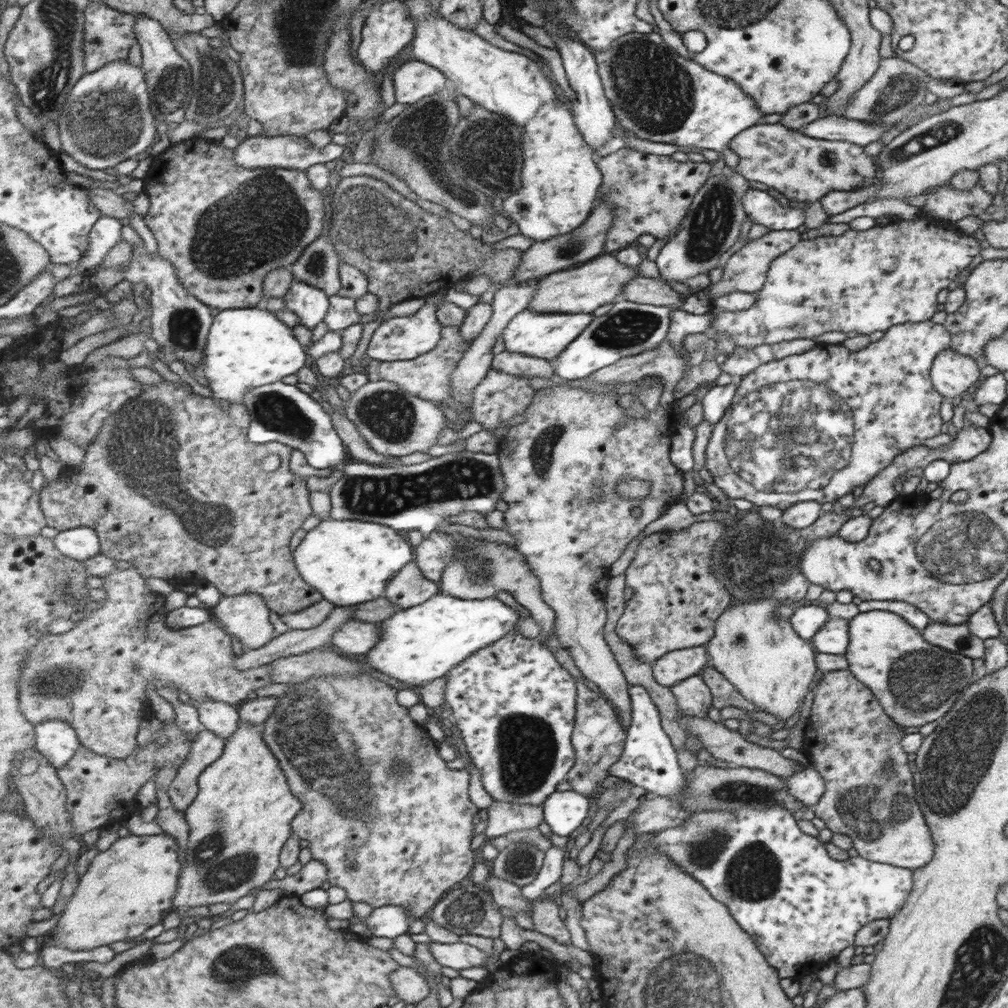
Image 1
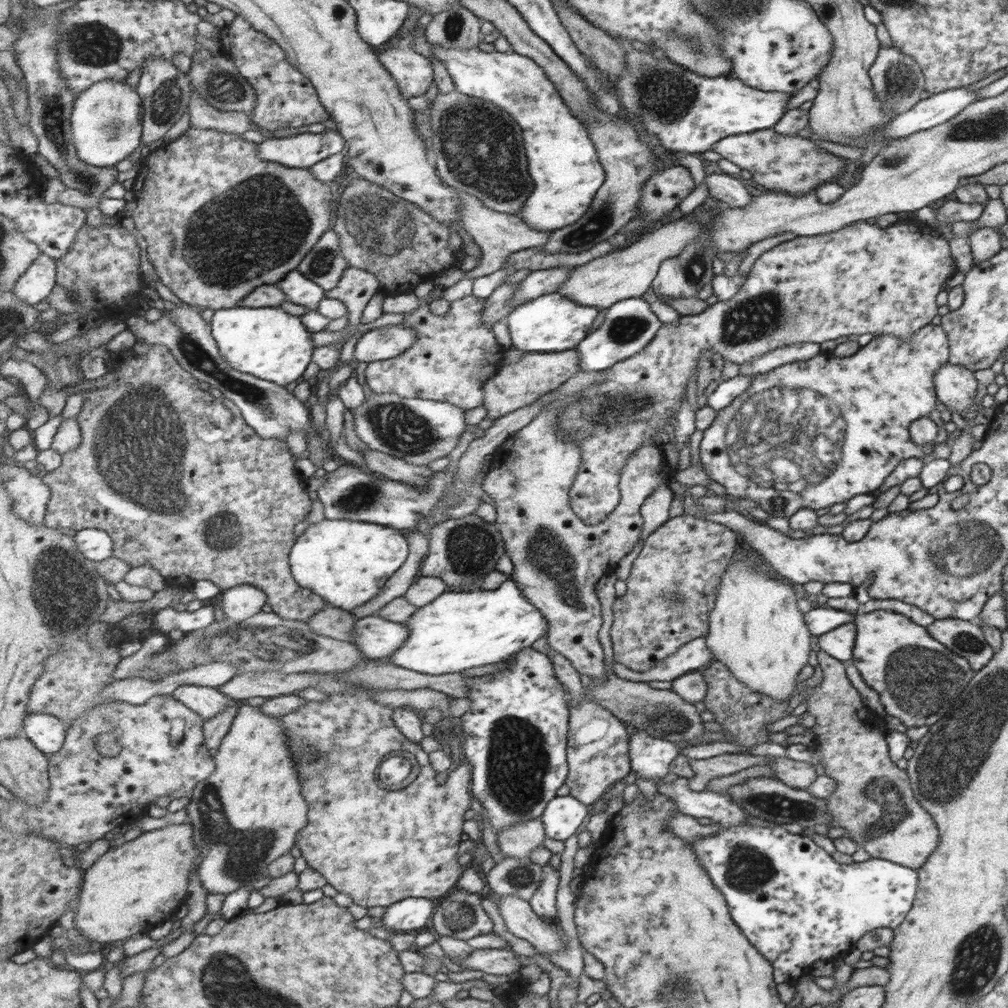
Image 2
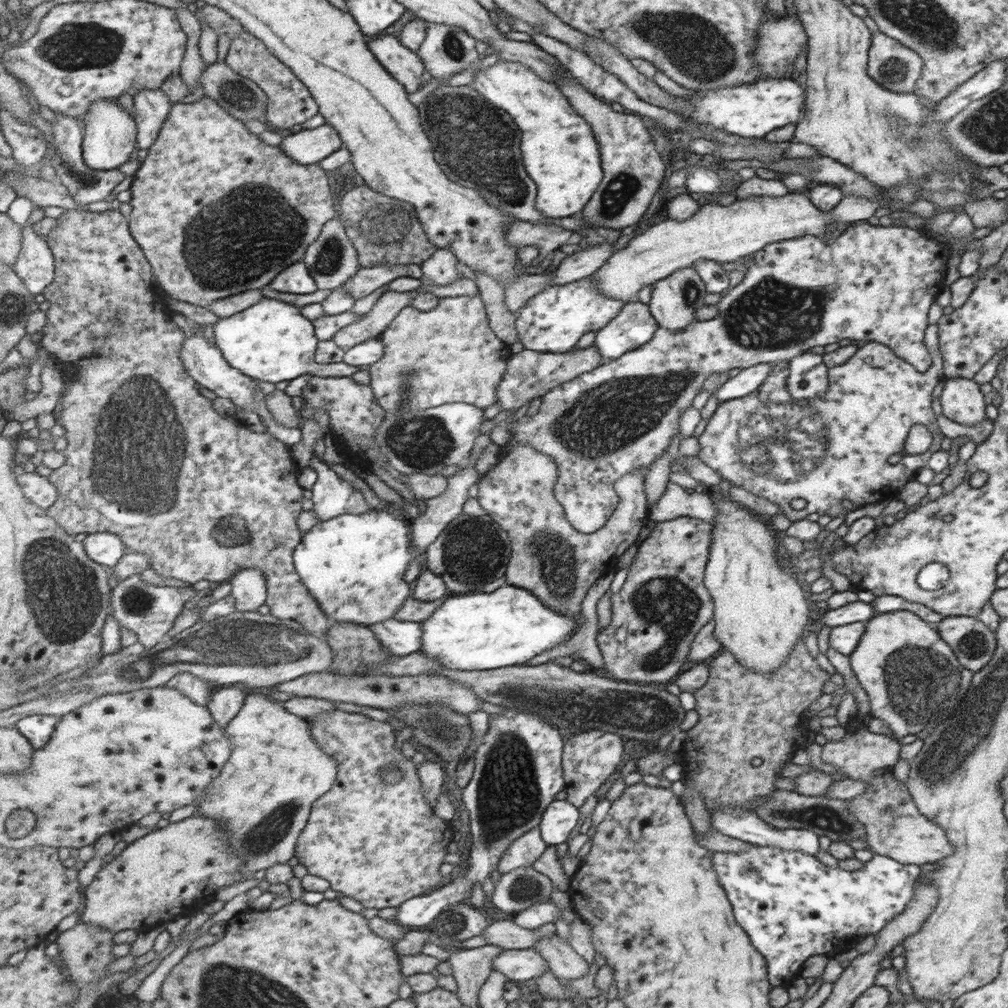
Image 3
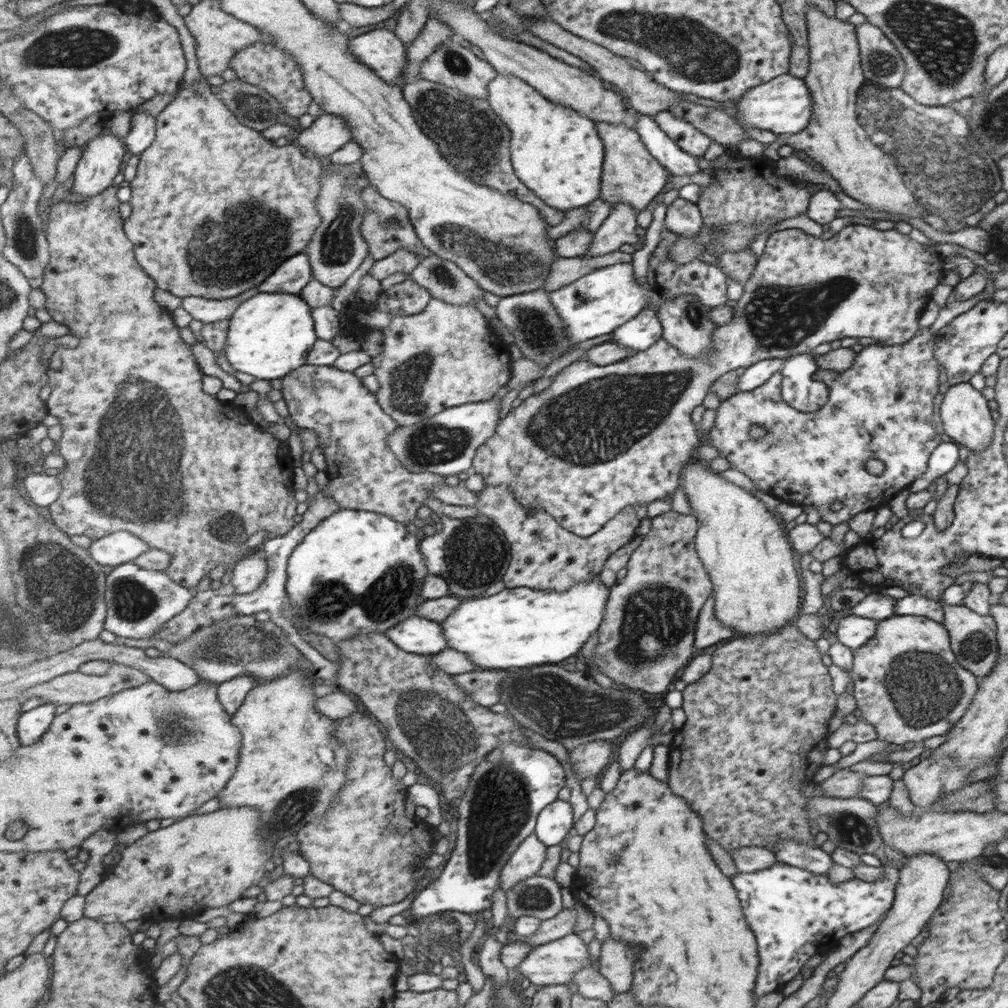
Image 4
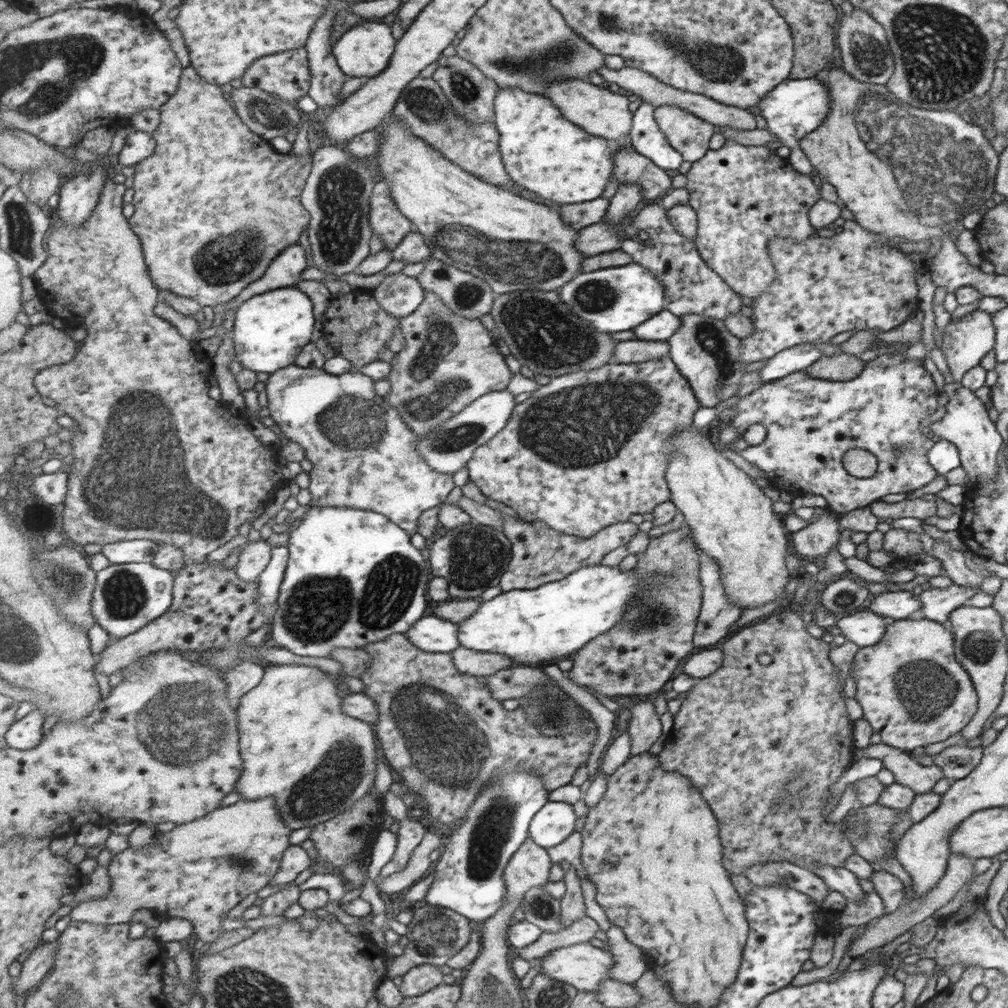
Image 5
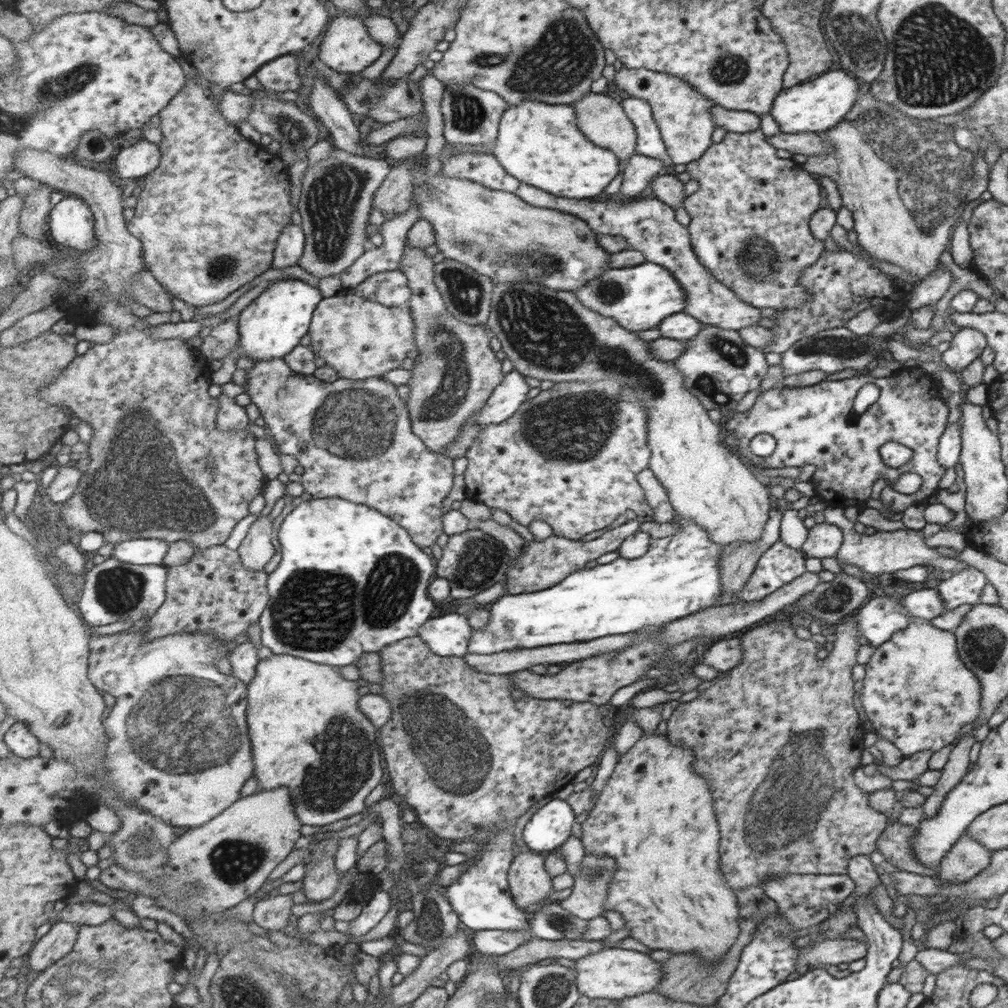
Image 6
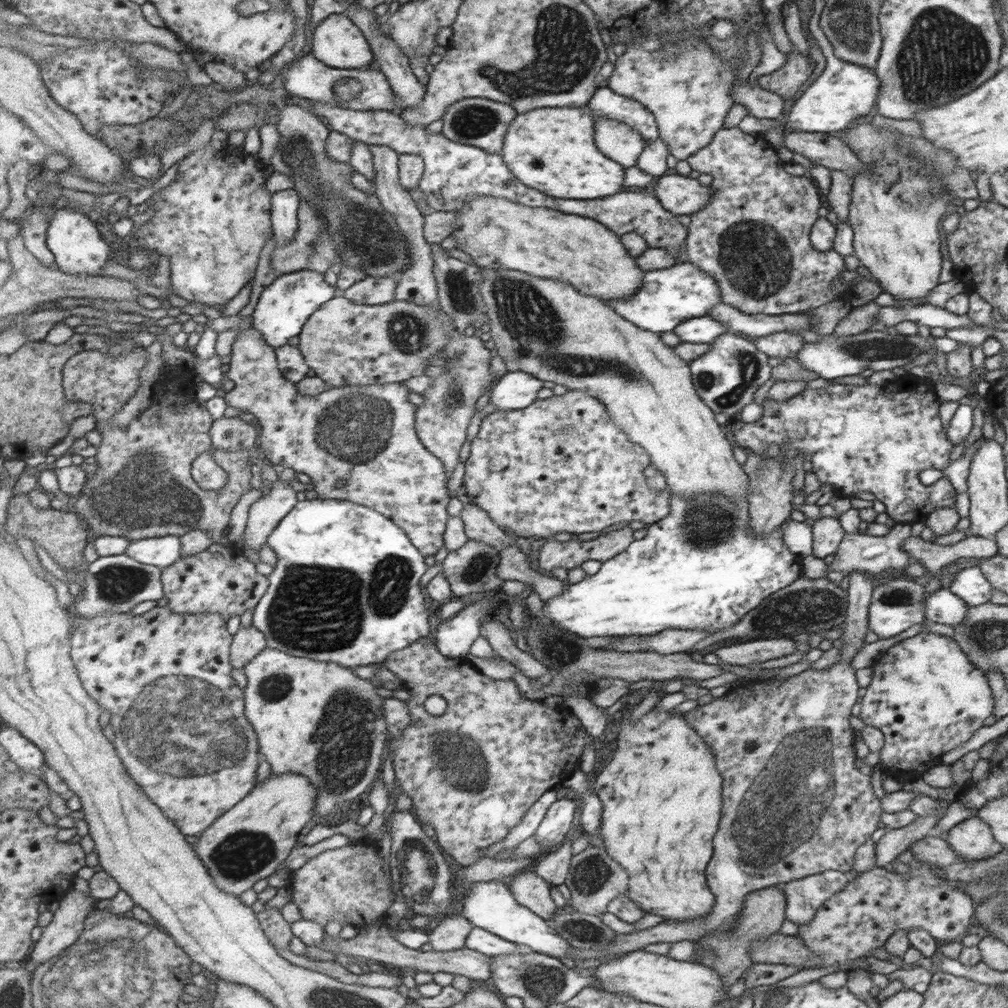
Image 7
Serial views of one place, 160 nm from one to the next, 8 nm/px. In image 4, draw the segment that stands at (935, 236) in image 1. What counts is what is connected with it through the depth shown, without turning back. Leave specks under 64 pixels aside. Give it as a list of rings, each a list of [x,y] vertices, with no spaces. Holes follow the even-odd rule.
[[[855,224],[846,226],[835,235],[824,235],[819,238],[806,234],[795,228],[779,230],[771,233],[764,242],[765,249],[755,265],[754,272],[747,282],[743,284],[743,293],[735,301],[733,317],[727,324],[719,327],[715,326],[712,340],[712,350],[701,357],[687,358],[678,349],[668,343],[666,339],[660,338],[655,341],[649,349],[636,351],[623,360],[618,360],[607,366],[597,366],[594,362],[580,359],[562,369],[554,377],[552,383],[540,393],[527,397],[522,403],[512,409],[504,419],[500,421],[497,432],[481,449],[478,450],[474,460],[473,471],[482,476],[484,485],[488,486],[510,486],[517,495],[517,499],[523,507],[530,507],[530,510],[547,510],[557,519],[557,522],[566,527],[567,530],[587,538],[597,533],[603,525],[611,518],[617,516],[619,512],[628,506],[648,504],[653,500],[669,500],[667,496],[672,496],[677,482],[677,474],[681,466],[691,458],[693,448],[697,446],[697,430],[689,418],[691,410],[705,400],[709,394],[709,386],[722,374],[729,373],[735,368],[747,368],[756,362],[765,359],[786,359],[797,354],[810,353],[815,346],[822,342],[833,342],[841,338],[874,338],[879,342],[886,342],[889,346],[905,345],[917,334],[917,318],[923,310],[923,306],[929,300],[931,288],[937,286],[937,280],[941,278],[941,258],[931,252],[925,252],[925,248],[917,242],[911,242],[909,237],[901,236],[891,230],[876,230],[871,226],[861,226]]]

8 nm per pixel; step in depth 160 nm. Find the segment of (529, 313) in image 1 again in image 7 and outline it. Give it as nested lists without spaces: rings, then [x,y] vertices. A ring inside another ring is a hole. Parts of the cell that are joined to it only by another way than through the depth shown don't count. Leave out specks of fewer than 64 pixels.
[[[680,263],[661,270],[647,270],[642,285],[627,298],[603,300],[627,322],[640,330],[651,333],[667,333],[689,318],[703,317],[721,301],[721,291],[716,280],[693,264]]]

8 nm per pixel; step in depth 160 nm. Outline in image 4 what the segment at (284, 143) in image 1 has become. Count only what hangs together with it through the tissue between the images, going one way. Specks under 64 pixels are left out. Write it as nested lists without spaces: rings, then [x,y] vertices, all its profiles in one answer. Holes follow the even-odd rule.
[[[325,112],[308,128],[302,129],[297,143],[314,158],[331,156],[354,140],[352,126],[345,117]]]

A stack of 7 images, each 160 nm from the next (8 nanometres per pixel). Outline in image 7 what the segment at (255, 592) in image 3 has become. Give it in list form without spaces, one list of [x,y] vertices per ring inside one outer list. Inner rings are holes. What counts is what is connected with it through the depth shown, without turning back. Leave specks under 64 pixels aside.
[[[287,481],[273,482],[270,493],[257,498],[251,505],[248,525],[243,536],[246,548],[261,550],[269,535],[298,503],[297,491]]]

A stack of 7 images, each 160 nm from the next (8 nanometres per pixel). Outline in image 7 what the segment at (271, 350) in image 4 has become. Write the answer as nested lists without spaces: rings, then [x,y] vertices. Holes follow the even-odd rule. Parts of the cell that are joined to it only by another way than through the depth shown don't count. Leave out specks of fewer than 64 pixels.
[[[307,269],[277,275],[276,279],[262,291],[255,311],[251,314],[251,326],[259,330],[273,348],[285,346],[289,344],[291,338],[302,334],[314,313],[339,294],[340,291],[331,286],[319,271]]]

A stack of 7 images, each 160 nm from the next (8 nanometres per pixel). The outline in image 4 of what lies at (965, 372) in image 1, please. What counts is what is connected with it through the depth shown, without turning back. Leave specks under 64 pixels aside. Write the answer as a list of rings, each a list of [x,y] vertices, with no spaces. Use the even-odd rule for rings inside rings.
[[[969,382],[949,385],[947,391],[943,393],[937,421],[941,432],[949,436],[953,443],[957,442],[957,444],[965,446],[971,452],[985,450],[990,445],[991,436],[994,436],[993,420],[989,416],[987,402],[985,402],[985,398]]]

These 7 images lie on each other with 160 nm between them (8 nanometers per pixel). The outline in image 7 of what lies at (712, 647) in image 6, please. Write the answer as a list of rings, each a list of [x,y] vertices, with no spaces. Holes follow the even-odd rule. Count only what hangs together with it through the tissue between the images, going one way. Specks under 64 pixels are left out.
[[[765,639],[720,647],[714,651],[714,654],[723,663],[743,667],[746,664],[789,656],[794,649],[795,645],[791,639]]]

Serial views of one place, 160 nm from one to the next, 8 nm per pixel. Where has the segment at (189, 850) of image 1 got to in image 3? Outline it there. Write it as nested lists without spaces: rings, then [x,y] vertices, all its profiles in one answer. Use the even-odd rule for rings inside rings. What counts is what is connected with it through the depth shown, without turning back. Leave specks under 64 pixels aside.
[[[248,692],[243,709],[225,730],[234,749],[221,776],[206,788],[196,802],[197,814],[221,821],[224,827],[227,826],[228,834],[231,830],[230,843],[234,853],[244,862],[240,871],[247,878],[251,874],[261,875],[272,866],[285,864],[296,856],[298,838],[310,821],[313,804],[333,788],[339,764],[334,756],[323,752],[323,748],[315,742],[307,718],[291,713],[284,702],[265,694]]]

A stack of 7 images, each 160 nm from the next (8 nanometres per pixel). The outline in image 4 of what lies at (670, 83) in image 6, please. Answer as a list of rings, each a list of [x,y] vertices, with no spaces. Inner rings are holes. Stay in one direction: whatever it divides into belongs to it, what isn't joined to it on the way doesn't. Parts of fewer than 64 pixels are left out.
[[[669,111],[655,113],[653,119],[658,126],[678,145],[679,150],[686,151],[694,157],[702,157],[710,145],[710,138],[692,123],[677,118]]]

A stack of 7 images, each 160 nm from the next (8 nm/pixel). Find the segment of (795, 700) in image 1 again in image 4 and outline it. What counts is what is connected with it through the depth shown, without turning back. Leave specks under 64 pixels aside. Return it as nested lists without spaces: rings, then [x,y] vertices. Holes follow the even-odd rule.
[[[696,459],[688,463],[683,468],[681,483],[690,514],[698,521],[695,546],[713,586],[715,618],[731,627],[734,634],[741,632],[742,636],[769,637],[771,633],[777,633],[800,610],[797,598],[799,578],[793,566],[790,542],[779,528],[779,522],[747,488],[731,484],[721,473],[709,468],[707,462]]]

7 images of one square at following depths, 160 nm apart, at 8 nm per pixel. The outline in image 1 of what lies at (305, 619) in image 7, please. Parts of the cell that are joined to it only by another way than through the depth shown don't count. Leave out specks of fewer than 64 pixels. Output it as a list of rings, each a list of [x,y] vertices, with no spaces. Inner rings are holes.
[[[327,519],[306,533],[300,545],[295,549],[295,560],[302,577],[314,586],[325,599],[339,607],[351,607],[377,600],[384,596],[387,585],[395,575],[413,560],[413,548],[404,533],[376,522],[363,520]]]

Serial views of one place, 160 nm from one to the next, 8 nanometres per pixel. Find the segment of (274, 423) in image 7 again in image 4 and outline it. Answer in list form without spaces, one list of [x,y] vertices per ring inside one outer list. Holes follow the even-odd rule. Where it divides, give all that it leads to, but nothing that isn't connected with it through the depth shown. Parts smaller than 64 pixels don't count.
[[[303,365],[282,378],[282,396],[288,407],[289,419],[301,429],[318,434],[318,446],[325,456],[327,468],[321,476],[319,490],[351,510],[375,511],[390,515],[397,522],[413,522],[417,510],[434,496],[434,489],[445,482],[445,477],[433,473],[414,473],[407,470],[390,447],[390,436],[400,424],[379,404],[375,390],[367,390],[359,375],[339,370],[334,366]]]

